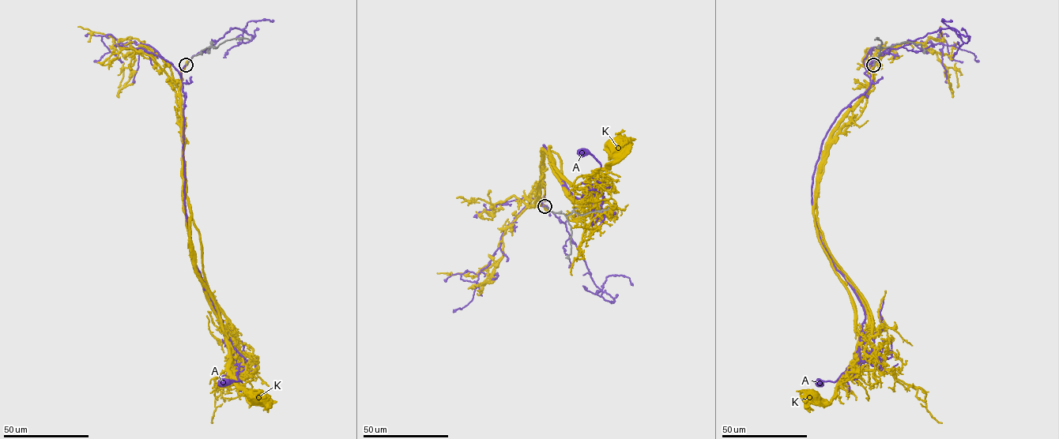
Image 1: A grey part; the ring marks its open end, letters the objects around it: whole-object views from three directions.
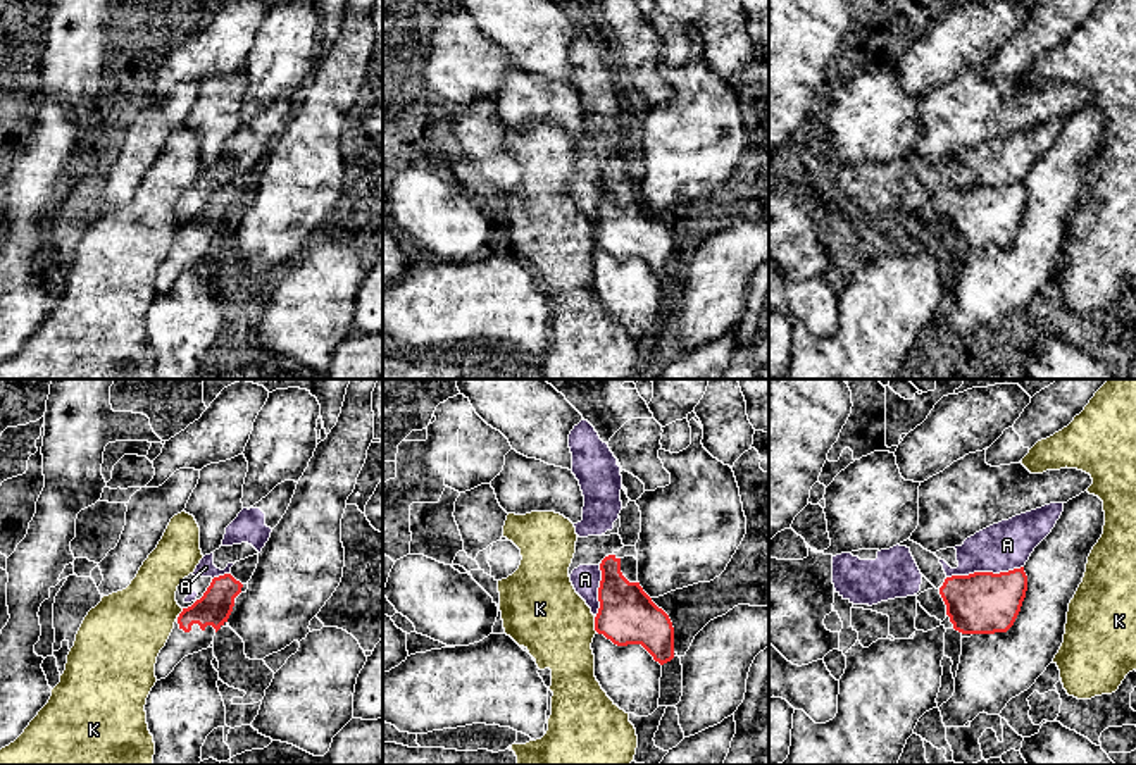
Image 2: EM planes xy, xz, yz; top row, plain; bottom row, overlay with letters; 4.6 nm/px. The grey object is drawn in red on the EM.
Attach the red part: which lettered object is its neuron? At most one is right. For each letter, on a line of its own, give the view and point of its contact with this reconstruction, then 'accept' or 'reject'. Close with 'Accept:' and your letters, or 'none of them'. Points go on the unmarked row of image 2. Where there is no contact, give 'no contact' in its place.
A: yz (985, 186) | reject
K: xz (595, 238) | reject
Accept: none of them

